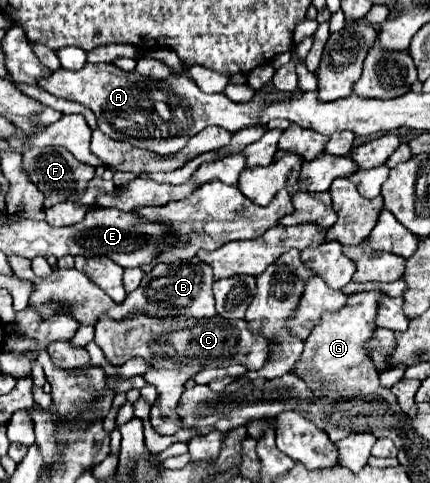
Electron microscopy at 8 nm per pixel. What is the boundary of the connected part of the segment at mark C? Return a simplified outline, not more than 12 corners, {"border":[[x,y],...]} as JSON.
{"border":[[99,317],[95,343],[113,365],[143,357],[249,371],[269,341],[245,319]]}

